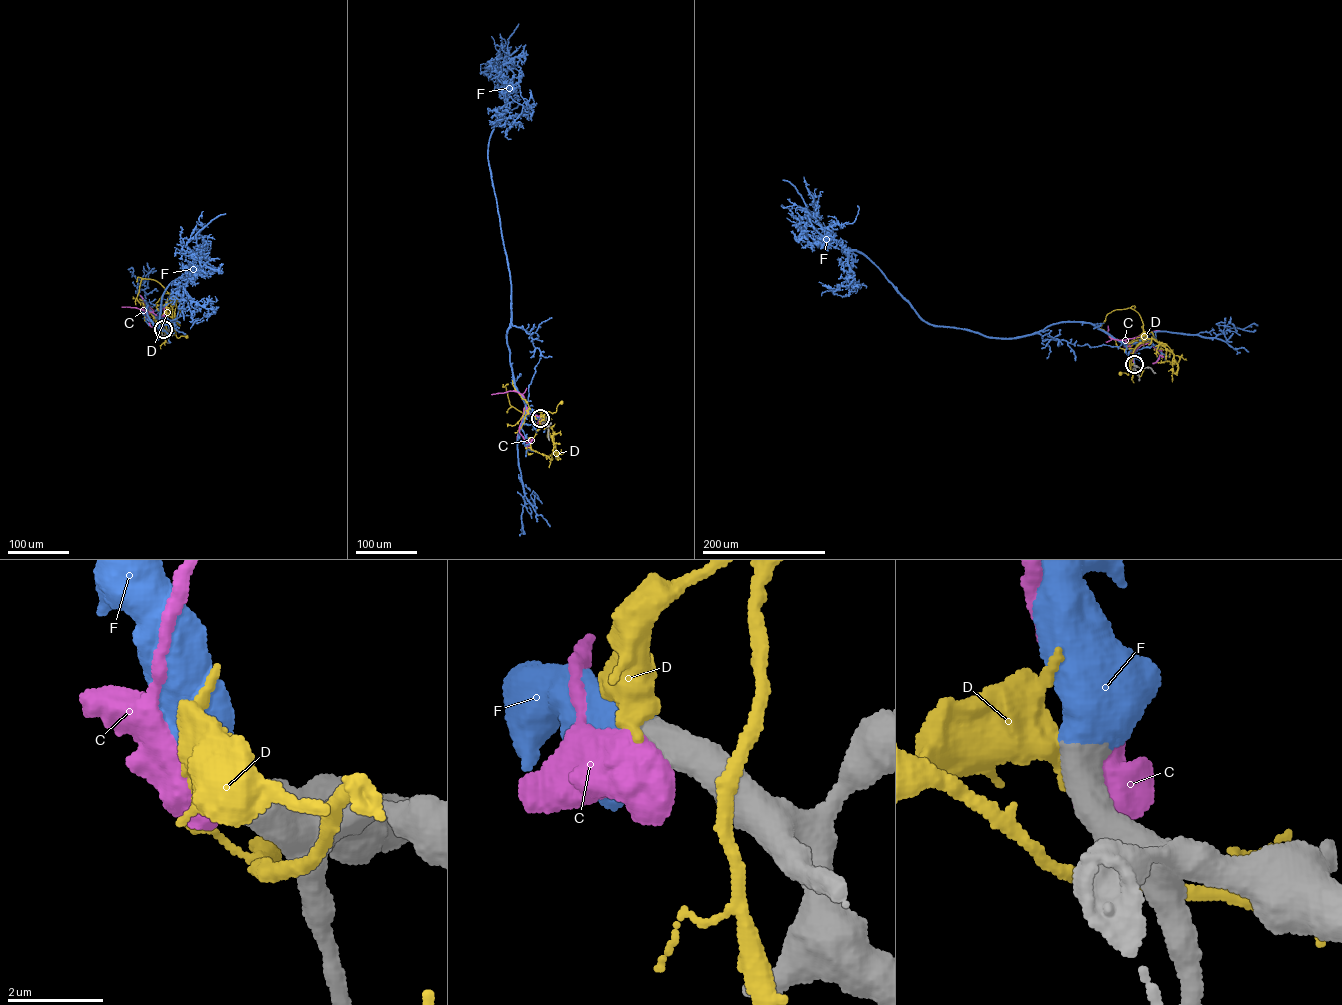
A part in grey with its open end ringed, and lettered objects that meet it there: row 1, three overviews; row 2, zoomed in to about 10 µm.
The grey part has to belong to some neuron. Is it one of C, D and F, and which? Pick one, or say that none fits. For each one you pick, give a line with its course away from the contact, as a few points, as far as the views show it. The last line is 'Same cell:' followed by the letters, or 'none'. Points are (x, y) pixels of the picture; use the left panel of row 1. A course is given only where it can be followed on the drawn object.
F: it runs (163, 329), (147, 303), (158, 340), (165, 290), (203, 267), (206, 261), (197, 246), (196, 234), (226, 213)
Same cell: F

